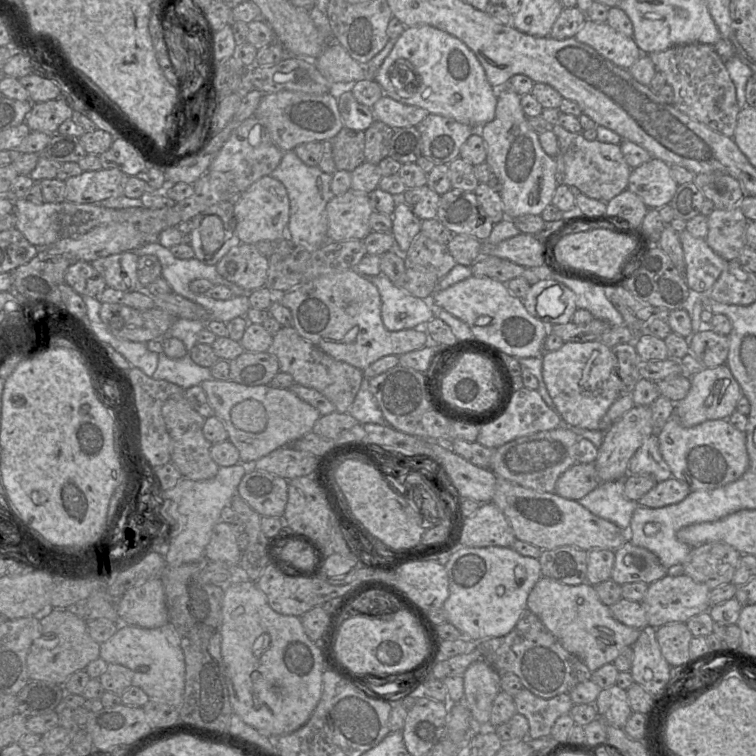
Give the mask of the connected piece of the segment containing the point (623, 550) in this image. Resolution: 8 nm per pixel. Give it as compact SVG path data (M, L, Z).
M626 541L615 551L610 579L623 585L632 582L652 582L663 578L669 571L651 551Z

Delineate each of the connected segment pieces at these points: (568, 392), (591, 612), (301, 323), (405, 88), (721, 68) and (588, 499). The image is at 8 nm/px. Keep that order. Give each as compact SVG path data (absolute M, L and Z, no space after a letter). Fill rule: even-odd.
M598 340L564 342L555 351L542 354L542 376L562 423L570 428L601 429L601 421L620 396L620 378L615 373L611 348Z
M542 576L528 595L527 608L540 619L563 648L579 658L591 672L613 663L621 651L632 646L640 635L641 629L629 627L612 616L609 606L601 602L595 587L588 582L567 585Z
M355 269L324 274L310 281L302 281L274 301L279 301L290 310L293 327L300 336L332 358L346 362L360 370L364 370L383 356L399 356L425 346L426 335L422 331L414 328L390 331L384 326L381 318L381 296L377 287Z
M429 25L405 28L379 67L375 81L384 94L398 102L452 118L475 130L495 117L497 96L476 55L458 38Z
M691 43L670 47L648 54L656 72L665 75L666 84L673 89L673 105L692 119L707 125L727 137L733 137L737 125L739 104L735 85L723 60L713 45Z
M625 478L600 483L594 490L578 500L593 514L628 529L632 514L639 506L628 499L623 492Z

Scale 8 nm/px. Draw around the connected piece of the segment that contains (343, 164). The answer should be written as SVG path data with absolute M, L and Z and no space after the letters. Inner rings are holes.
M343 127L331 140L332 156L337 171L352 172L365 162L365 132Z

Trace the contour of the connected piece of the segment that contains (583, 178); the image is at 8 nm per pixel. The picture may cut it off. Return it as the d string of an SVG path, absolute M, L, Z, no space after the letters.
M559 124L554 125L552 131L559 142L559 152L555 156L558 185L576 186L584 195L603 202L628 188L632 168L626 162L620 144L589 141L582 133L570 132Z

